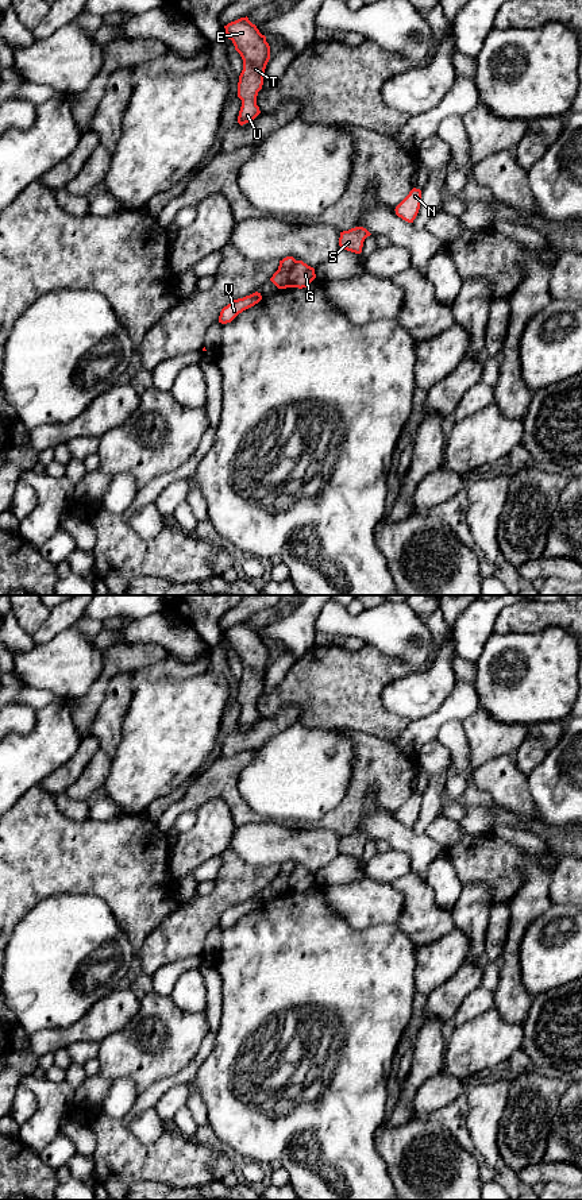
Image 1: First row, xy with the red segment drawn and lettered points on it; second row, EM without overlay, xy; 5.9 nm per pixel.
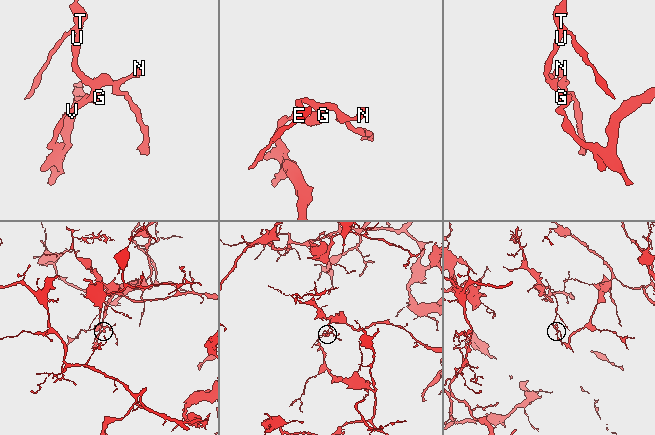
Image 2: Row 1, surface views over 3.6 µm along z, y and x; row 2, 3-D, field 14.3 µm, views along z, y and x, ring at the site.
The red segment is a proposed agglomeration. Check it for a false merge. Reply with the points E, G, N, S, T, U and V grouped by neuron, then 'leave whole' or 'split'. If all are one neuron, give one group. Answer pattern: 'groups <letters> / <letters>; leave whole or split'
groups E N S T U / G V; split

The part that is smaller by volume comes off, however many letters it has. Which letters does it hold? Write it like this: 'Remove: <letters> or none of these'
Remove: E, N, S, T, U

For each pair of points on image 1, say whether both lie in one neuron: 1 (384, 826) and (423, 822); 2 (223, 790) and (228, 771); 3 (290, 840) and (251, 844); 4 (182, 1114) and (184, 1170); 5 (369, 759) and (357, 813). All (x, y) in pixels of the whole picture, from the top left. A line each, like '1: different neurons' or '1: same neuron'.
1: different neurons
2: same neuron
3: same neuron
4: different neurons
5: same neuron

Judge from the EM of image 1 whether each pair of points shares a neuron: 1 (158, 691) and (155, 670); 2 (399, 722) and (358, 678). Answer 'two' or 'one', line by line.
1: two
2: one

